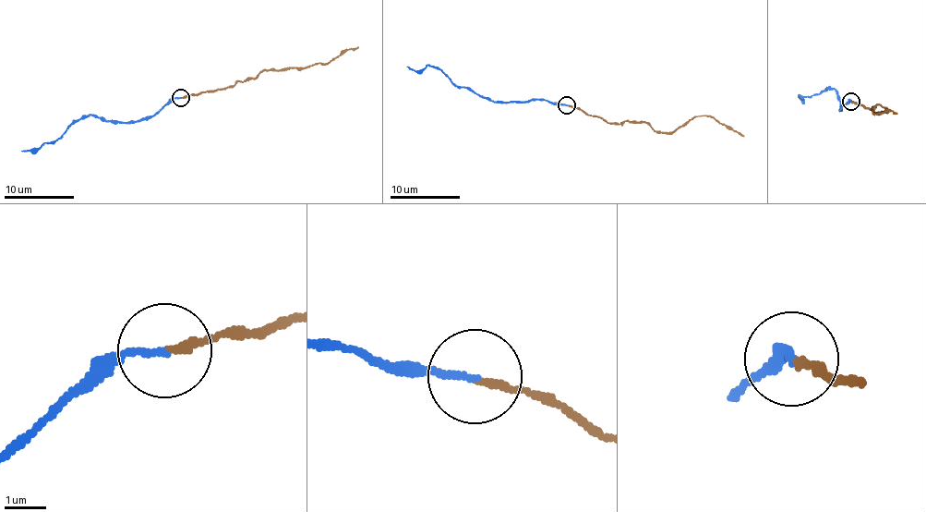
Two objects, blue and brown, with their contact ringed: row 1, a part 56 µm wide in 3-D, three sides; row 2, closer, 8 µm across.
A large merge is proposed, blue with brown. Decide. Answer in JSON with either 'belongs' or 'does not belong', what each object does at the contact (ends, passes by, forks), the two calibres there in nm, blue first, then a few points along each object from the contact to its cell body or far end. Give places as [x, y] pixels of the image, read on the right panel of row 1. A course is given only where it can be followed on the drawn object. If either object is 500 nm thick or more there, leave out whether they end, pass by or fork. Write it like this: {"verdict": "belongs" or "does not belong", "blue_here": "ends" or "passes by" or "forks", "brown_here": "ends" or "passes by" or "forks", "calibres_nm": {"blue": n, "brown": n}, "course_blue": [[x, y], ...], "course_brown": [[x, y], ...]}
{"verdict": "does not belong", "blue_here": "ends", "brown_here": "ends", "calibres_nm": {"blue": 150, "brown": 180}, "course_blue": [[850, 102], [850, 99], [840, 108], [834, 88], [826, 87], [804, 97], [799, 95], [801, 99], [798, 96]], "course_brown": [[852, 102], [871, 110], [879, 104], [886, 109], [886, 113], [872, 110], [873, 114], [889, 110], [897, 114]]}

